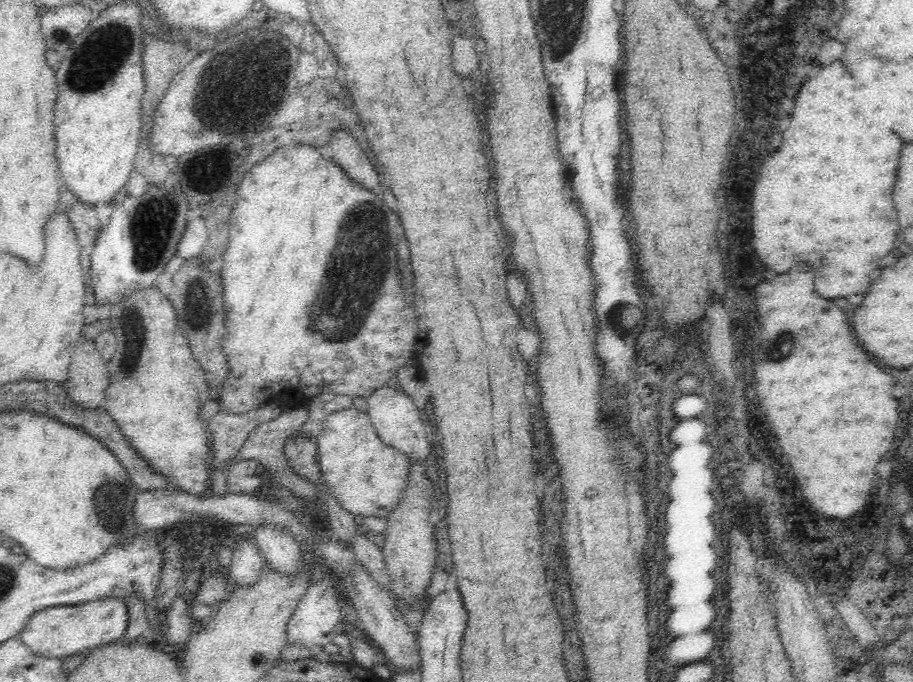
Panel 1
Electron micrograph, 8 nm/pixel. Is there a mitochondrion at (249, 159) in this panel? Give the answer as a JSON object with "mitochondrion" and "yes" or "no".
{"mitochondrion":"no"}

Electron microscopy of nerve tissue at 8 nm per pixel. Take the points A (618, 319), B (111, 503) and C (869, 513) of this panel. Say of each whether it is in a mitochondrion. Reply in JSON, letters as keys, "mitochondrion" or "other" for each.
{"A":"mitochondrion","B":"mitochondrion","C":"other"}

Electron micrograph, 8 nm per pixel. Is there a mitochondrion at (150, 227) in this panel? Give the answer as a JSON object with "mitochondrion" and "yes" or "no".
{"mitochondrion":"yes"}

